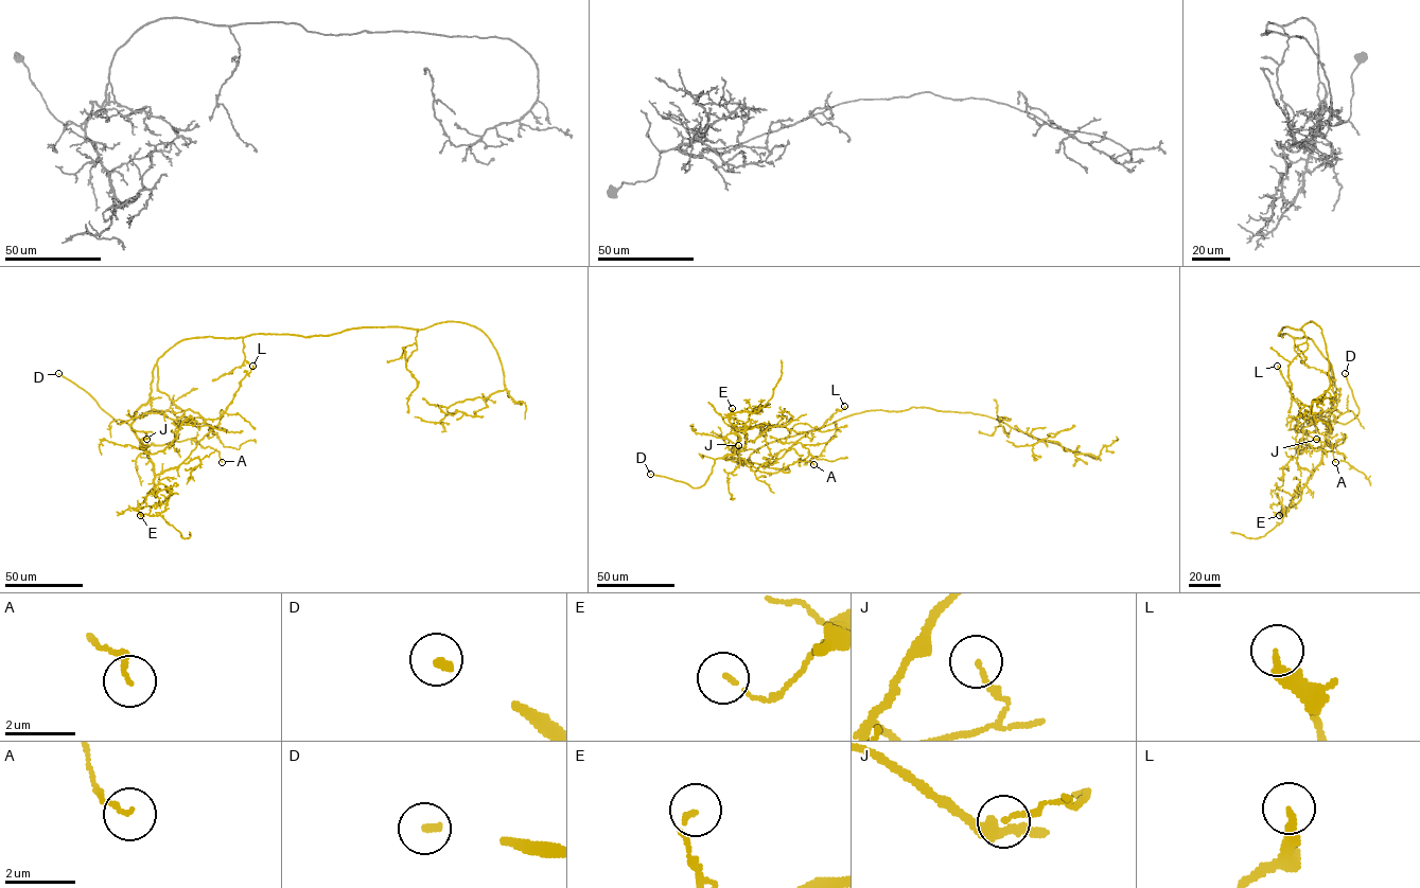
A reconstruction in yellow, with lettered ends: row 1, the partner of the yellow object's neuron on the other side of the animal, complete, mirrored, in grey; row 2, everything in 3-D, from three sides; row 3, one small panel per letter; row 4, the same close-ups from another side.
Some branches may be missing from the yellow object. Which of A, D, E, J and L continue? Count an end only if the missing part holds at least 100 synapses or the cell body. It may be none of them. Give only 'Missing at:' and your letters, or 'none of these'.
Missing at: D

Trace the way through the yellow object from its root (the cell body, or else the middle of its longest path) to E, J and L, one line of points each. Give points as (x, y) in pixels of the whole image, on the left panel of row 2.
E: (264, 334), (186, 338), (158, 358), (151, 398), (132, 425), (154, 472), (154, 486), (137, 508), (140, 515)
J: (264, 334), (193, 337), (170, 348), (154, 367), (151, 398), (135, 412), (132, 425), (141, 442), (146, 439)
L: (264, 334), (177, 342), (157, 360), (157, 388), (182, 410), (215, 419), (252, 366)

